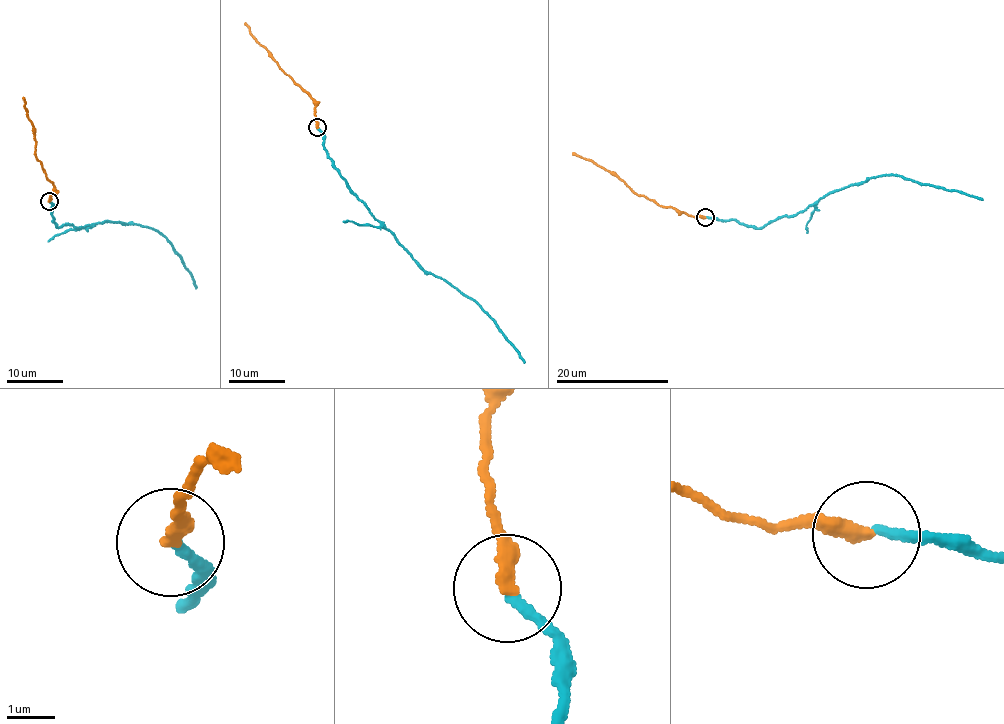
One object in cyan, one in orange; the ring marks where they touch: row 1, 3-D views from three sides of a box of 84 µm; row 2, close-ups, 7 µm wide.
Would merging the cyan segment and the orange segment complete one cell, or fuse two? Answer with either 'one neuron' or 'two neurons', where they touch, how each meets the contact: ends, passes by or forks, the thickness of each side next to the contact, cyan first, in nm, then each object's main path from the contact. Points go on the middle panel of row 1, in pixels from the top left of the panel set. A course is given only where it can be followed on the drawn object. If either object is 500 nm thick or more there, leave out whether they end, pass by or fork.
one neuron; at (317, 127); cyan ends there; orange ends there; 190 nm thick on the cyan side, 320 nm on the other; cyan runs (317, 128), (323, 134), (327, 156), (376, 220), (383, 223), (423, 269), (469, 297), (494, 320), (524, 362); orange runs (317, 128), (312, 98), (283, 71), (271, 52), (252, 37), (245, 23)

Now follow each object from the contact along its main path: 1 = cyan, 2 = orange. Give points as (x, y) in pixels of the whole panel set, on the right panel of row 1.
1: (705, 217), (764, 227), (778, 218), (797, 215), (836, 190), (884, 174), (900, 175), (982, 200)
2: (705, 217), (663, 208), (637, 194), (611, 173), (572, 153)

